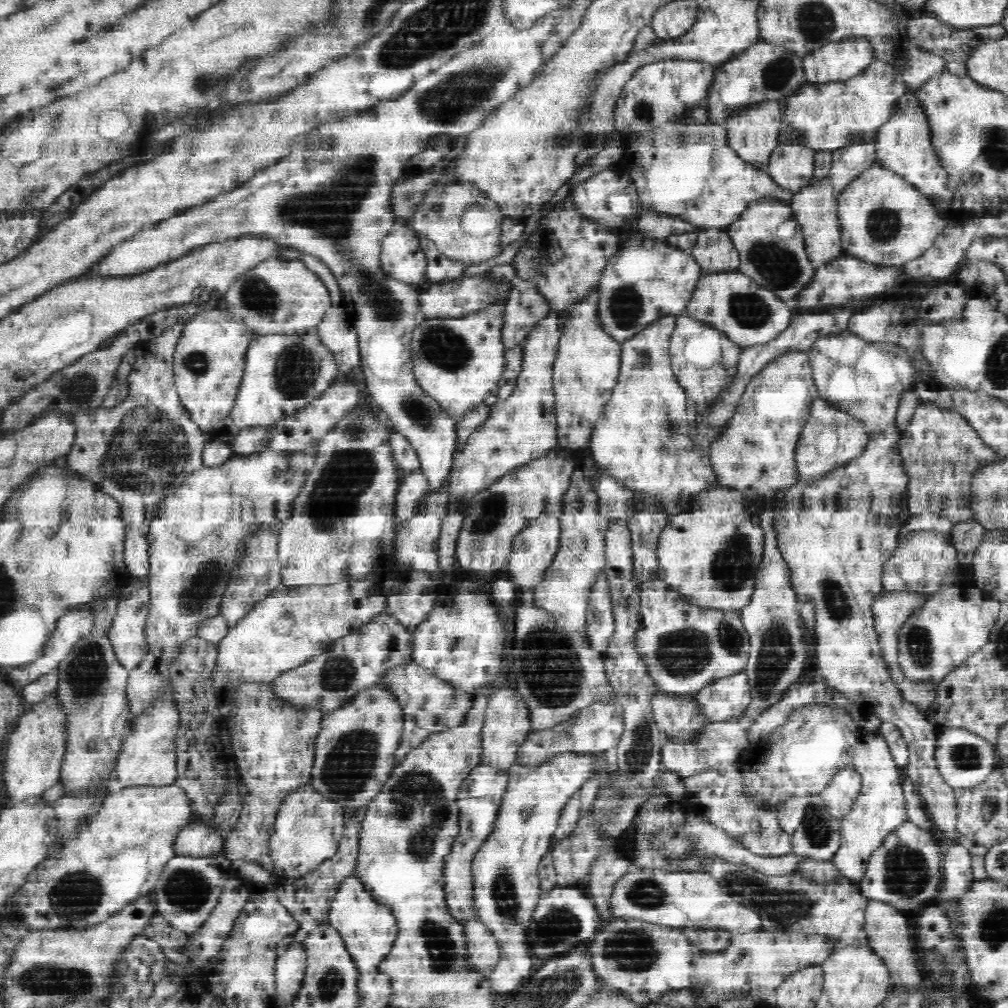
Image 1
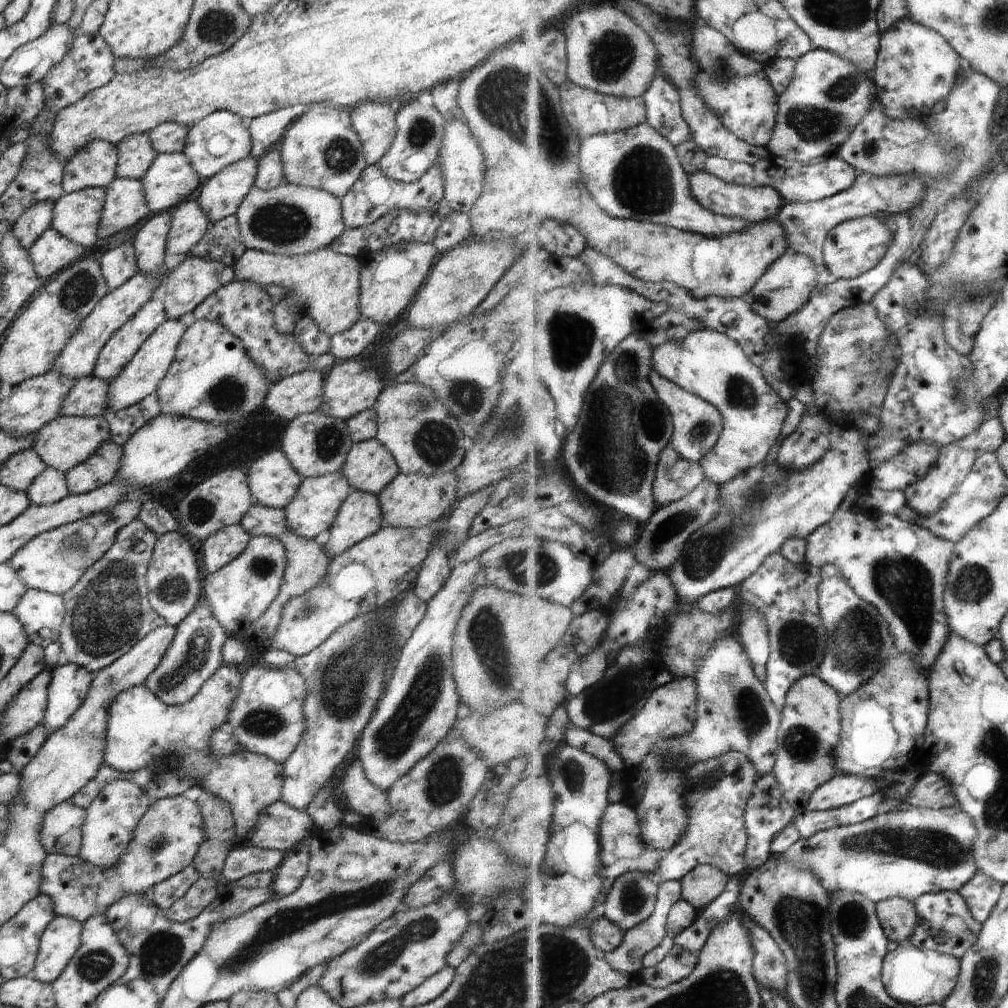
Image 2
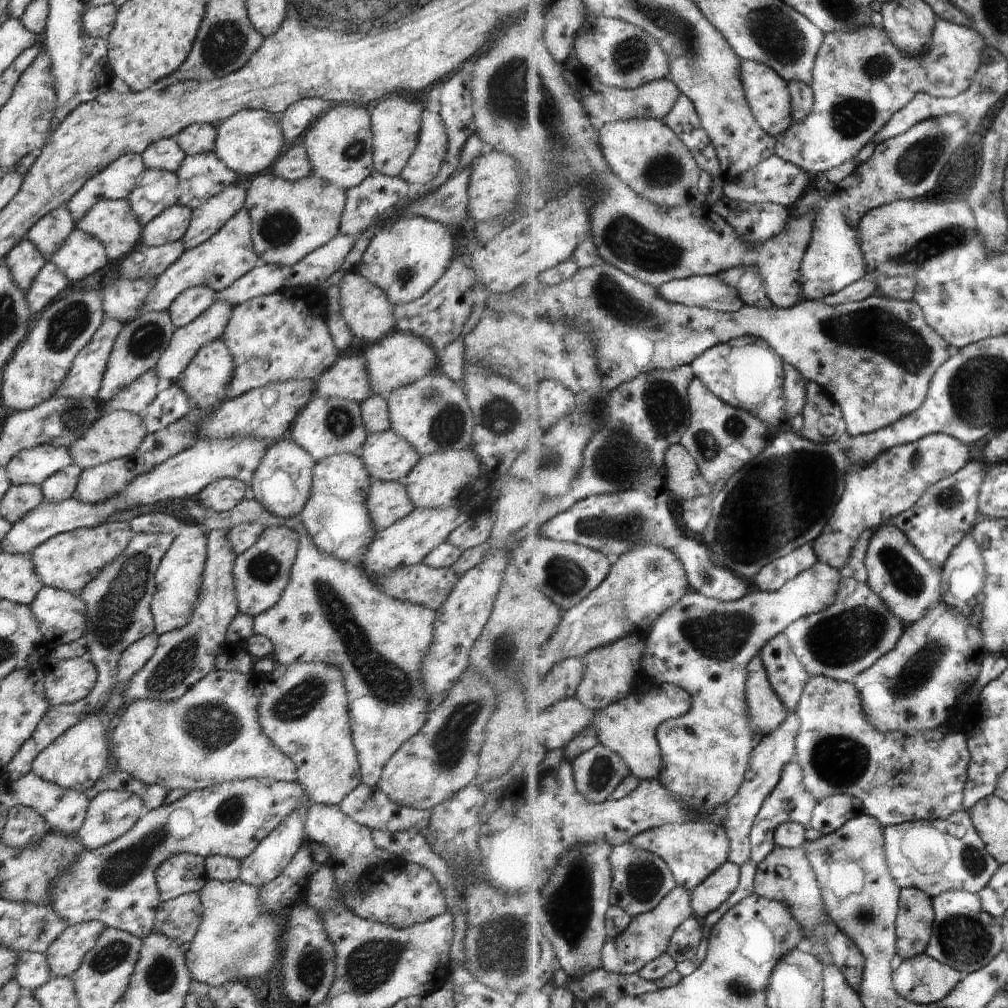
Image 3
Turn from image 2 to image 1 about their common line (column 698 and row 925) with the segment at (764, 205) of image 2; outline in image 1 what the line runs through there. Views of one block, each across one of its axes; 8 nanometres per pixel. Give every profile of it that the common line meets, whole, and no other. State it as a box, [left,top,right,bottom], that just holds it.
[152,850,239,934]

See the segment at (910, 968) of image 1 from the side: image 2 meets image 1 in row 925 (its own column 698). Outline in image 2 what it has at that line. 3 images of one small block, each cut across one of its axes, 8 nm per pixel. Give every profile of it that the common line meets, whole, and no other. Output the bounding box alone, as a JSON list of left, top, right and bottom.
[683,865,730,908]

